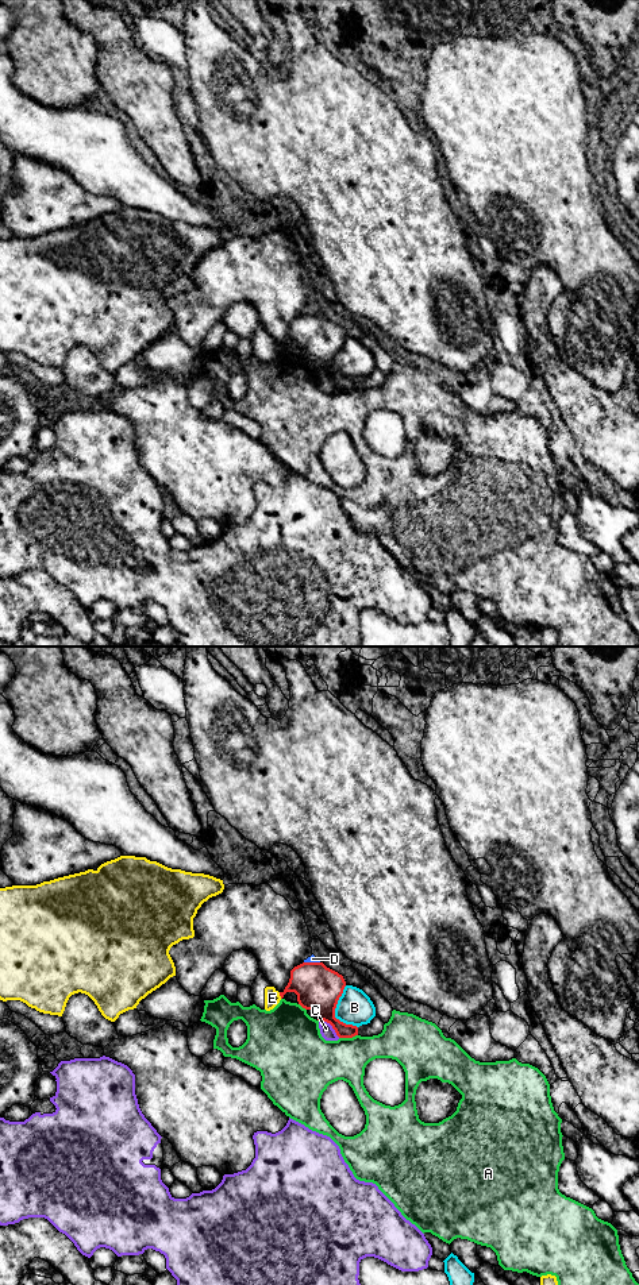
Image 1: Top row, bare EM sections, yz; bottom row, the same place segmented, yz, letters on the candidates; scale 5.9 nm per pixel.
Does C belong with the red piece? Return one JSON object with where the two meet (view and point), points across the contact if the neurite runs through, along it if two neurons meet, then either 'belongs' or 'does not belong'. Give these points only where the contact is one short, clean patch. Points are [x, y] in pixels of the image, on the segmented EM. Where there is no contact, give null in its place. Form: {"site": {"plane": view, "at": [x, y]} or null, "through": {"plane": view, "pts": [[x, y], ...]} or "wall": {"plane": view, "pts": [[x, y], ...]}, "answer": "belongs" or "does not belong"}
{"site": {"plane": "yz", "at": [331, 1025]}, "wall": {"plane": "yz", "pts": [[319, 1021], [326, 1021], [339, 1037]]}, "answer": "does not belong"}

